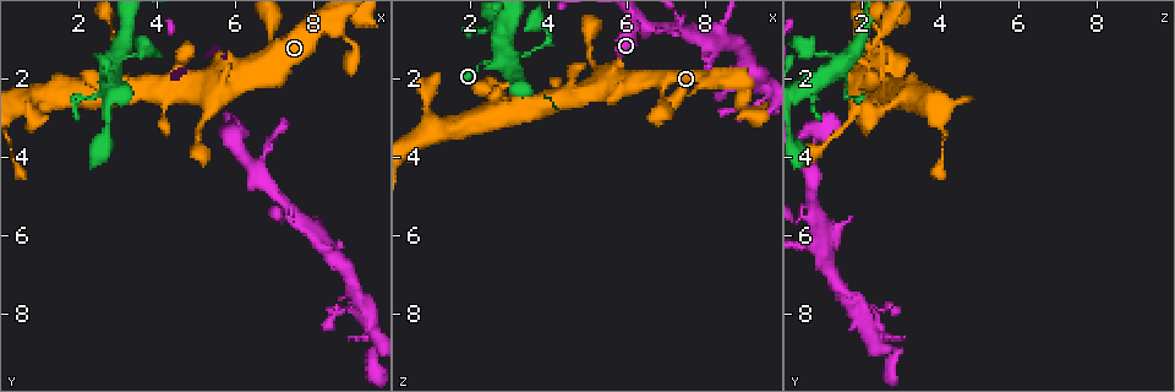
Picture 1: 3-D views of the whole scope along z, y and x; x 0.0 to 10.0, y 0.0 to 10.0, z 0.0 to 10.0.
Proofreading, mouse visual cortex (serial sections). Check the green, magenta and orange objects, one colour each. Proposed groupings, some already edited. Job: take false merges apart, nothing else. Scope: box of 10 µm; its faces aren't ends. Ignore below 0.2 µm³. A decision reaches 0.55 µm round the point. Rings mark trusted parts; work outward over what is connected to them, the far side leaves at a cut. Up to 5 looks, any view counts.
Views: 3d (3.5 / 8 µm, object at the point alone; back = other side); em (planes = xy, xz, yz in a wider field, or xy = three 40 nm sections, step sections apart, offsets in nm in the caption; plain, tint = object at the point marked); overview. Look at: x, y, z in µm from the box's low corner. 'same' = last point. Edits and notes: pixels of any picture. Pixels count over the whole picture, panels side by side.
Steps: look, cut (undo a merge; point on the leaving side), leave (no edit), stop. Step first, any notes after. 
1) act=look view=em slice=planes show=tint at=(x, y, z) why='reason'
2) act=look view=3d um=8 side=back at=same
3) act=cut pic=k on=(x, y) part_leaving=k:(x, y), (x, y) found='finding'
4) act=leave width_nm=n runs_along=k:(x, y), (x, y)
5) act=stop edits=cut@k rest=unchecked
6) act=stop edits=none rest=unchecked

act=look view=3d um=3.5 at=(2.95, 2.10, 2.65) why='three-way junction'

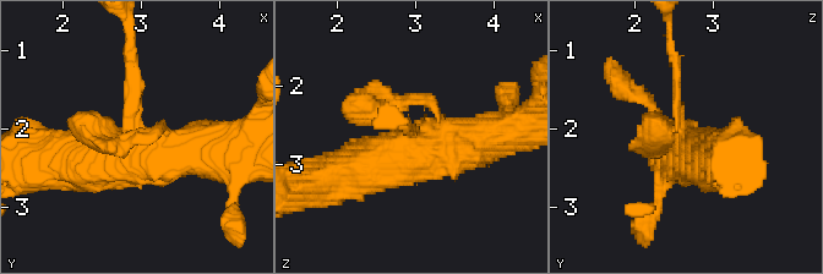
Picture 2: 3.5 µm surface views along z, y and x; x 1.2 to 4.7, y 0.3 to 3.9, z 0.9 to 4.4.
act=look view=em slice=xy step=2 show=tint at=(2.90, 2.05, 2.65)

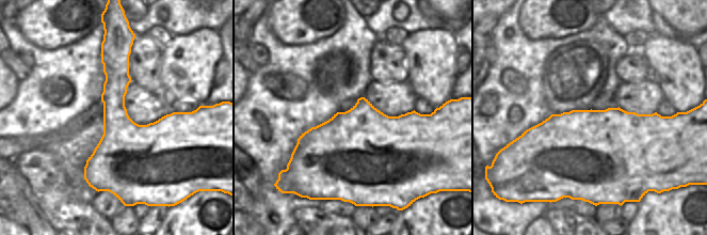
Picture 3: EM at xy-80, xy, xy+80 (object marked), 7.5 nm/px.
act=leave found='continuous, no second cell'

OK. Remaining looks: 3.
act=look view=3d um=3.5 at=(7.45, 5.35, 0.80)

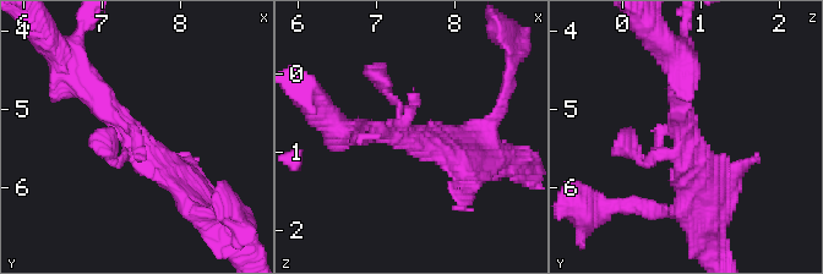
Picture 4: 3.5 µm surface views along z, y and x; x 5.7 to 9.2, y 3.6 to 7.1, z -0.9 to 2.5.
act=look view=em slice=xy step=1 show=plain at=(7.45, 5.35, 0.80)

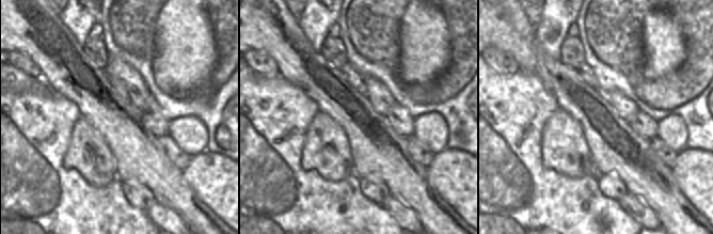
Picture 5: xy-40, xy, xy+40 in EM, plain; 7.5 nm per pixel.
act=look view=em slice=xy step=1 show=tint at=same

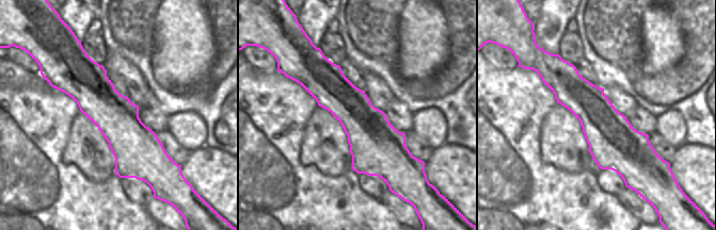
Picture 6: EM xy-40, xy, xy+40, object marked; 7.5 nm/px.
act=leave width_nm=380 runs_along=4:(70, 72), (194, 193) found='continuous, no second cell'

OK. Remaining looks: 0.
act=stop edits=none rest=unchecked

